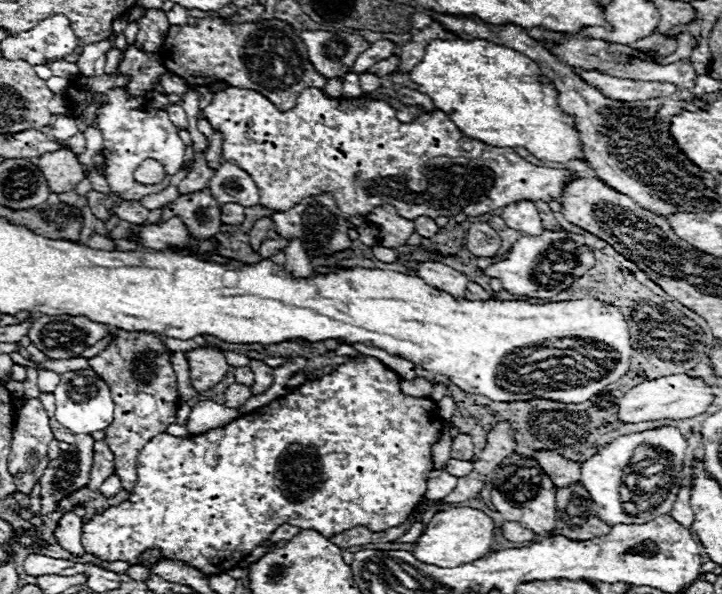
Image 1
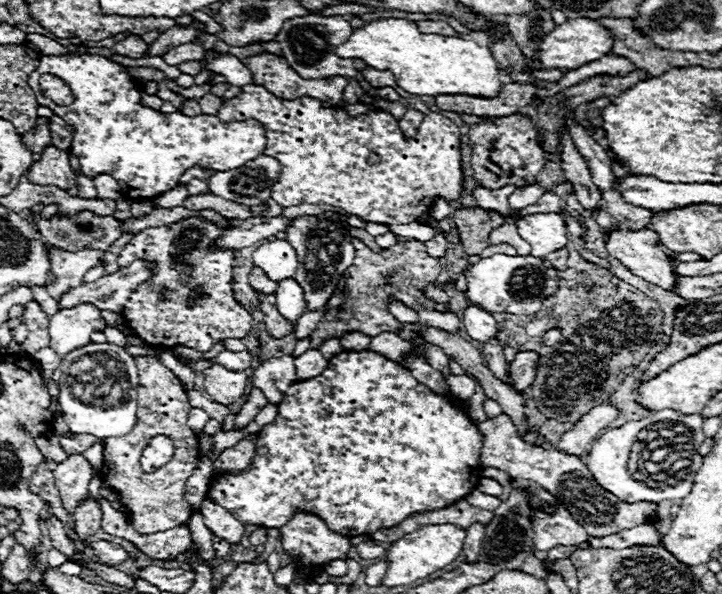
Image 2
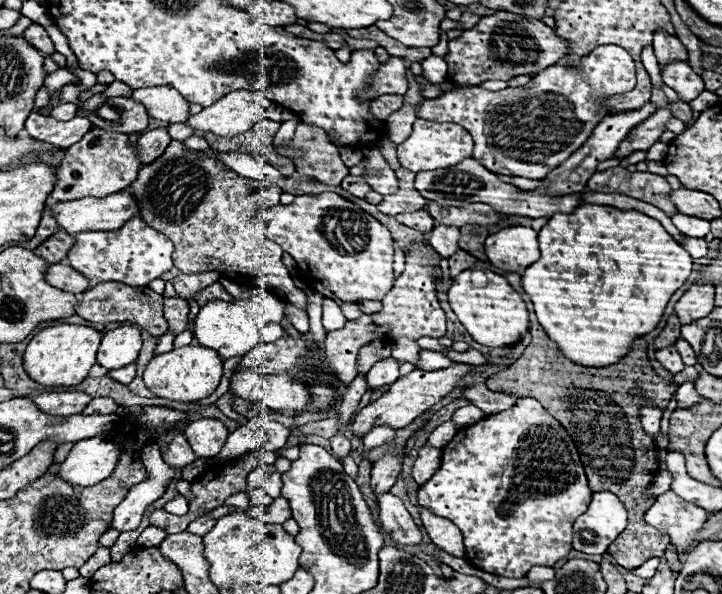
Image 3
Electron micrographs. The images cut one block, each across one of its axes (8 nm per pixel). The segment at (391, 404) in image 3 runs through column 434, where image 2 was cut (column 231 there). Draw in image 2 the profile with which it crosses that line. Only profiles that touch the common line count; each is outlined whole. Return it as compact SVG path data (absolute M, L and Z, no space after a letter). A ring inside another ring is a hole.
M220 364L204 370L204 390L218 404L234 404L246 388L248 376L244 372L232 372Z

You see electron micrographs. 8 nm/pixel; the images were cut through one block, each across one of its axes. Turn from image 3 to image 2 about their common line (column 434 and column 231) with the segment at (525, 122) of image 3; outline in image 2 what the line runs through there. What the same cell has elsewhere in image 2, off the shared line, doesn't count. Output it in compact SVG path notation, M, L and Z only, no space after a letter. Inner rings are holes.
M246 84L242 88L242 92L236 96L236 98L230 98L230 100L224 100L218 114L216 114L222 122L240 122L240 120L258 120L264 124L266 128L266 138L268 138L268 144L266 144L266 150L264 154L266 156L272 156L280 162L280 174L278 174L278 180L276 184L272 184L272 198L282 206L282 208L288 208L288 206L298 206L298 204L328 204L328 206L336 206L336 208L342 208L346 210L348 214L354 214L358 218L362 218L364 222L374 222L374 224L408 224L408 222L416 222L422 214L430 212L432 204L436 198L444 198L446 202L452 202L452 200L458 200L460 194L462 194L462 184L464 184L464 174L462 174L462 152L460 152L460 128L450 120L450 118L444 118L436 112L430 112L424 116L420 128L418 128L418 134L412 136L412 138L404 138L400 126L398 126L398 120L388 114L388 112L382 112L382 110L372 110L372 112L366 112L366 114L360 114L360 116L350 116L348 112L344 112L342 106L334 106L334 108L322 108L320 100L314 100L314 98L298 98L298 100L280 100L276 96L272 96L264 86L256 86L256 84Z

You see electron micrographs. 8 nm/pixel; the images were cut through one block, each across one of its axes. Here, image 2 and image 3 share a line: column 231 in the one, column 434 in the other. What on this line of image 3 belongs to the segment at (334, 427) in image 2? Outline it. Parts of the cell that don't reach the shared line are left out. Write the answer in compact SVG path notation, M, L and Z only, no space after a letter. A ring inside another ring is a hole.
M520 398L516 400L514 408L506 410L506 412L500 412L500 414L492 414L484 420L480 420L478 424L474 426L468 426L468 428L462 428L458 430L458 434L454 436L454 440L450 440L444 450L442 450L442 464L440 468L436 470L436 474L420 486L418 490L418 504L428 508L430 512L434 512L436 516L442 516L442 518L448 518L452 520L464 534L464 546L466 546L466 560L478 568L478 570L484 570L484 572L490 572L490 574L496 574L496 576L504 576L504 578L524 578L526 572L532 568L532 566L554 566L558 560L566 558L568 552L572 550L572 524L574 520L586 512L586 504L590 504L592 500L592 490L588 486L588 480L586 480L586 474L584 474L584 466L580 462L580 456L578 456L578 450L572 442L572 438L568 436L568 432L562 428L562 424L558 424L558 420L554 420L542 406L536 398Z

